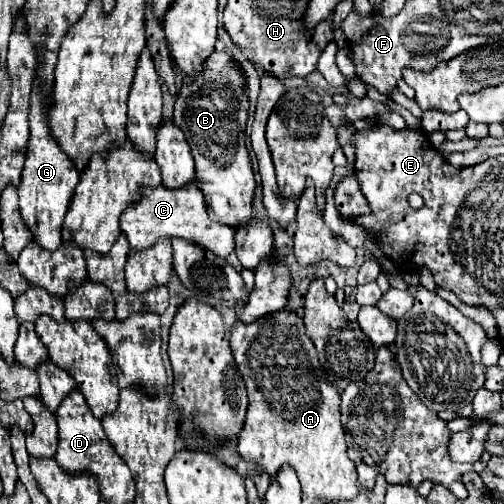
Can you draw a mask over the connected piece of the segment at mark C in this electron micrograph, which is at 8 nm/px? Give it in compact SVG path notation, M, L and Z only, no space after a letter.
M196 180L188 182L178 190L170 190L162 184L154 186L154 190L150 190L150 194L142 198L142 202L134 202L134 206L126 206L120 218L120 230L126 234L130 246L136 250L148 248L164 236L168 238L182 236L208 250L214 250L222 258L226 258L234 250L234 230L230 230L230 226L222 226L208 218L206 200L202 190L198 190Z

